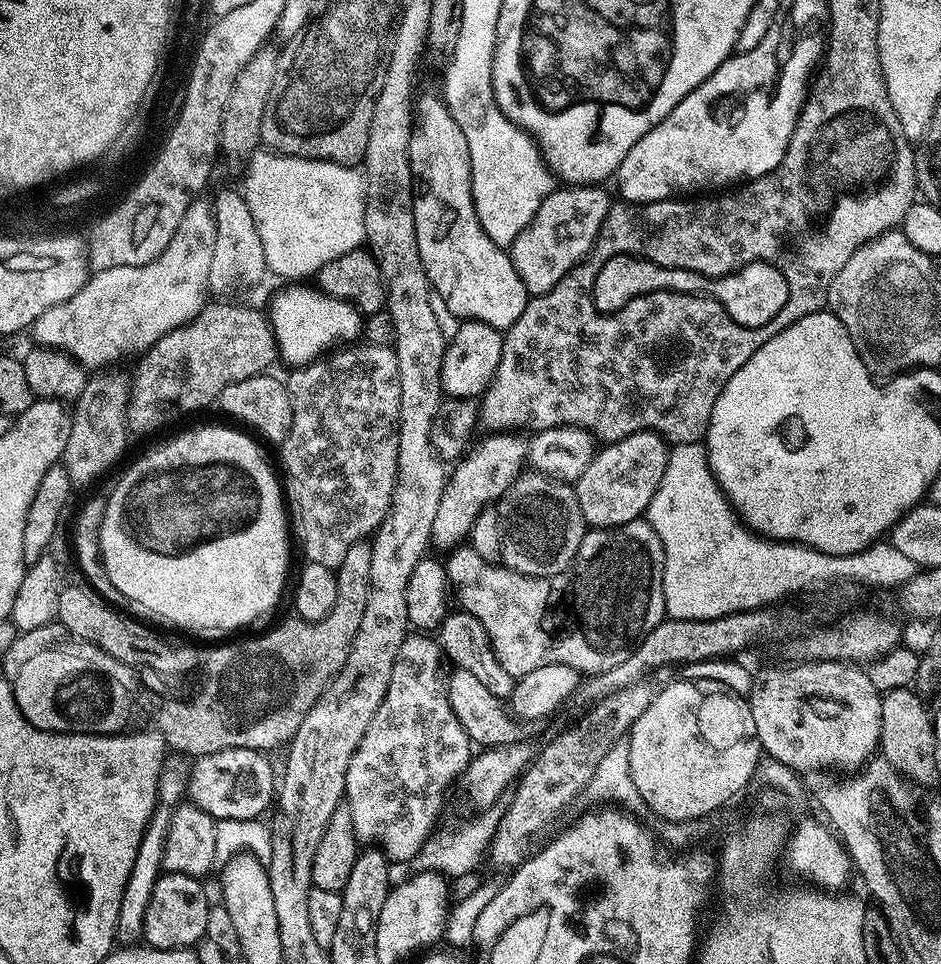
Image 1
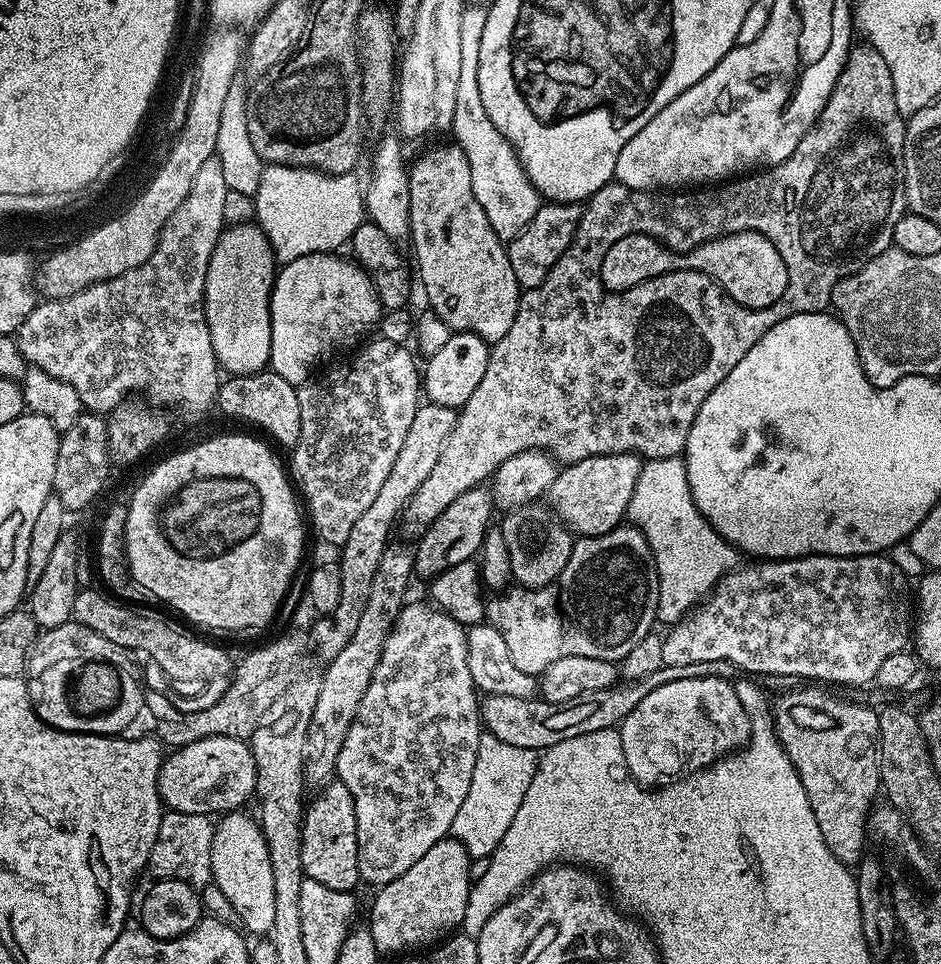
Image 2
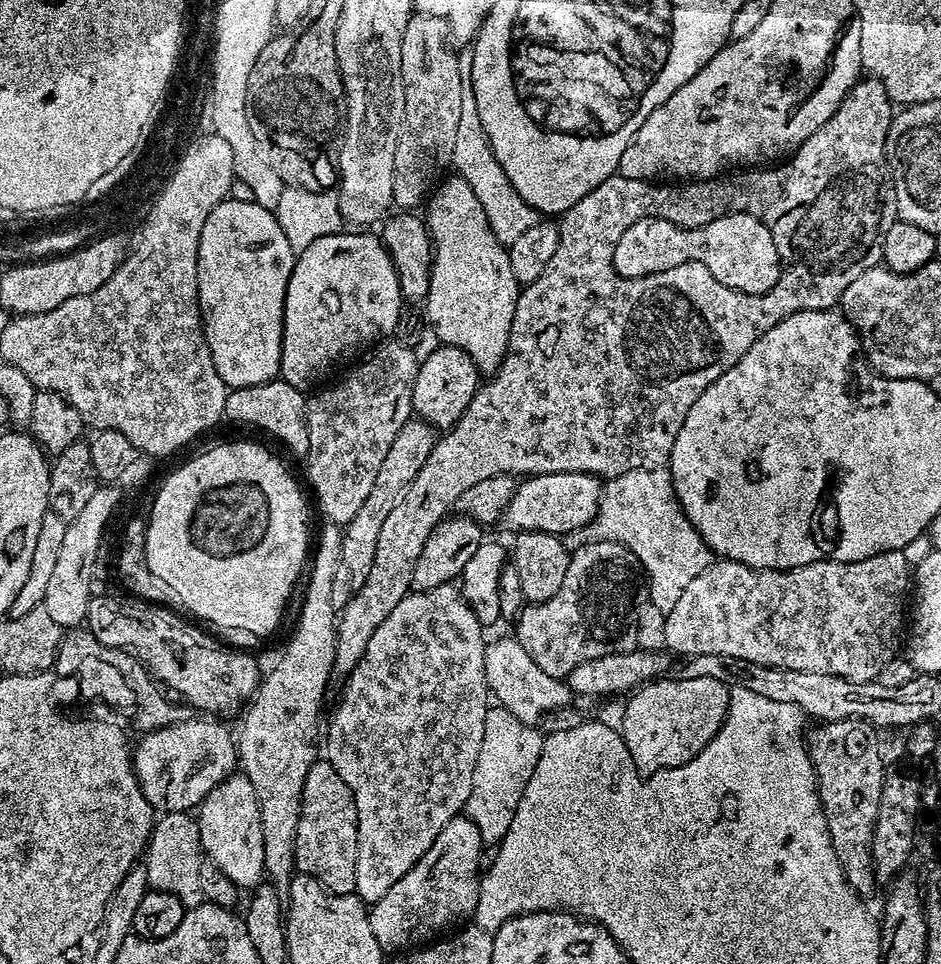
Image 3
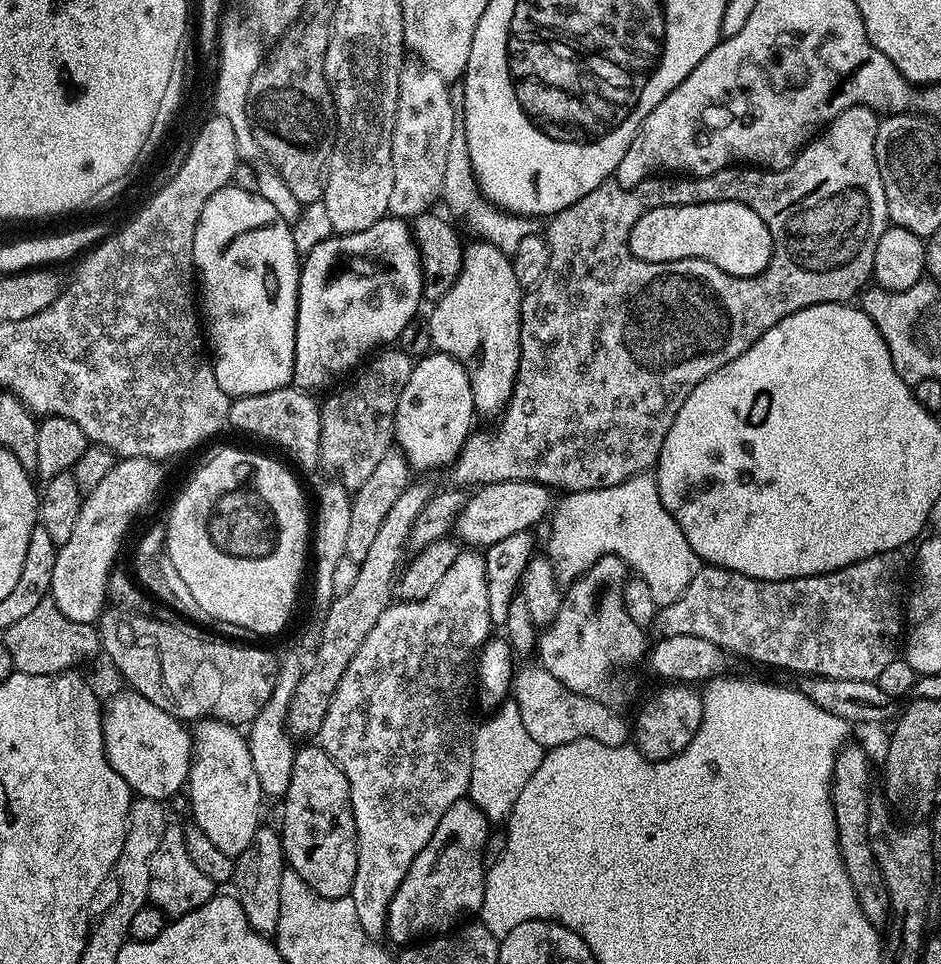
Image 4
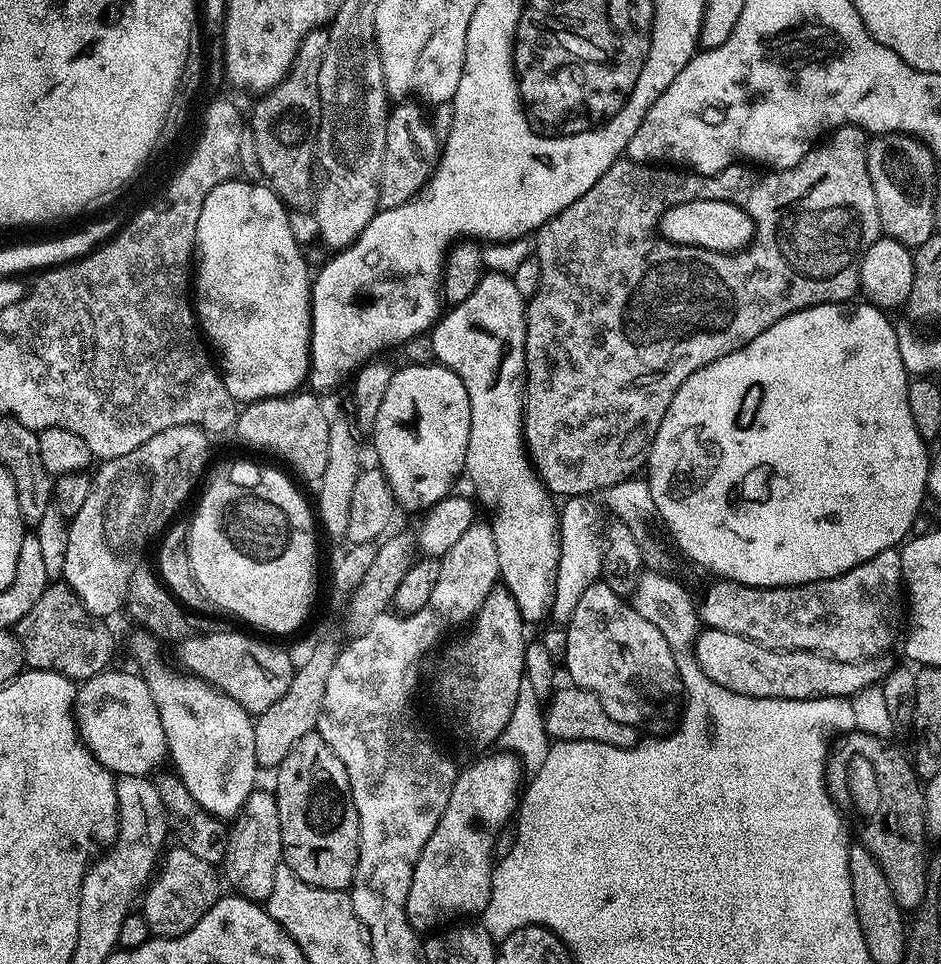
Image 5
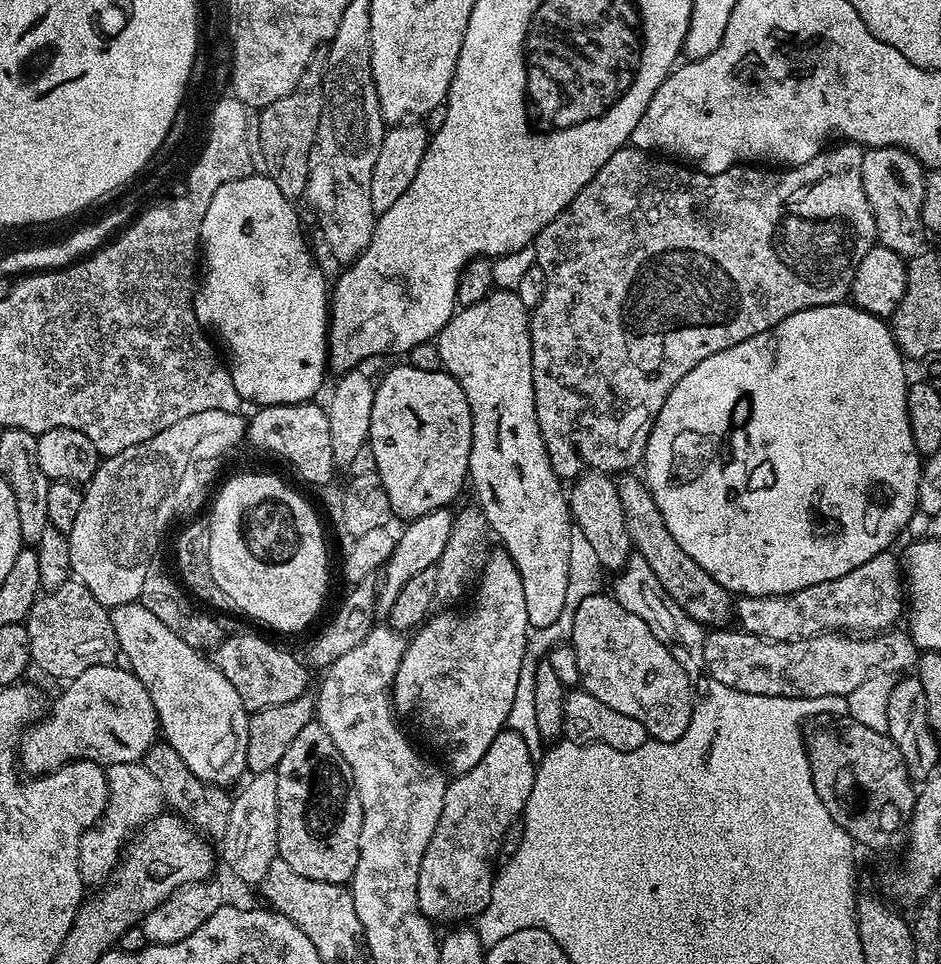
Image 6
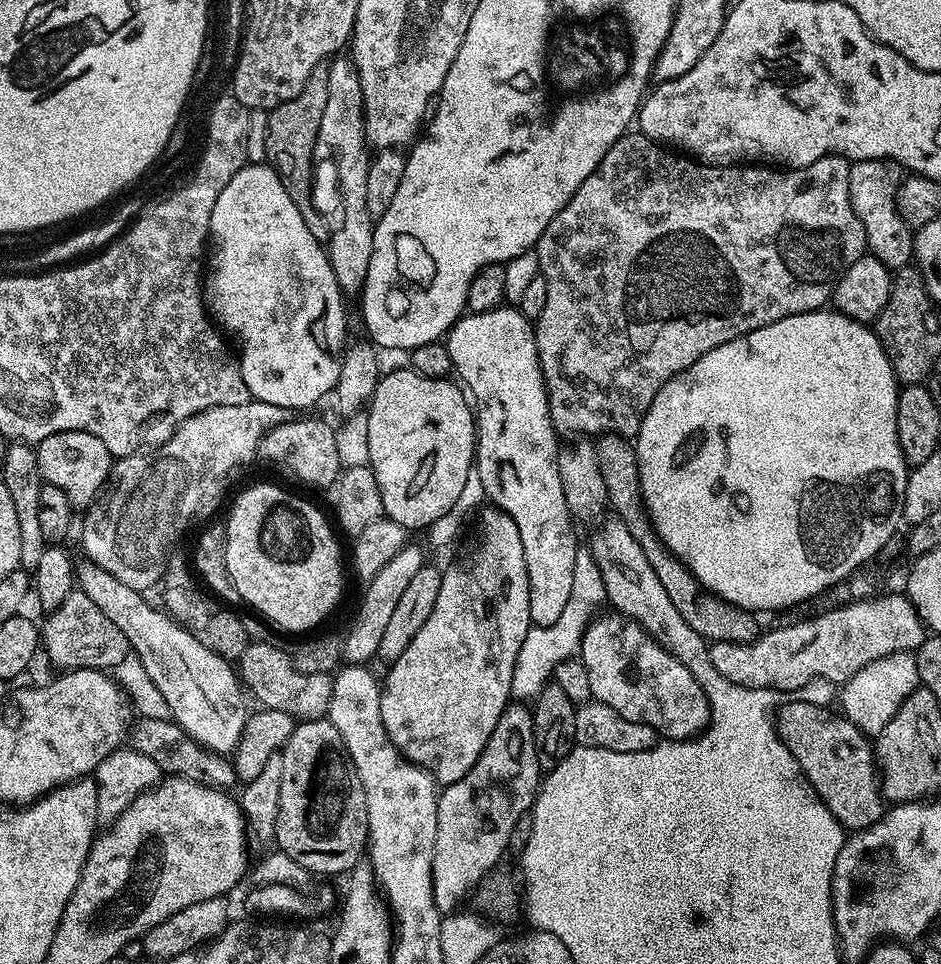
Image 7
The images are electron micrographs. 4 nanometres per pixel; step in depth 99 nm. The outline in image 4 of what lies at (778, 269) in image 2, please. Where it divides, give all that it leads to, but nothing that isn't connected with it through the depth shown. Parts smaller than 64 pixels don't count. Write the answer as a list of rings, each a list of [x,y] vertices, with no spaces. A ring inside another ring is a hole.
[[[742,202],[663,204],[651,208],[630,230],[628,249],[634,258],[651,264],[675,260],[708,260],[731,276],[757,276],[772,261],[772,235]]]

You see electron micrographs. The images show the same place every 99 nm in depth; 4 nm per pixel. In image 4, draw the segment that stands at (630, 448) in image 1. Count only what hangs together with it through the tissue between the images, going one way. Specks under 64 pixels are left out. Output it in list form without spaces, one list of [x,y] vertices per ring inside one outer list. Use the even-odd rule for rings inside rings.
[[[503,480],[497,484],[485,484],[473,492],[476,493],[467,499],[464,509],[458,514],[454,532],[465,545],[476,550],[487,550],[492,544],[502,542],[502,538],[510,538],[510,534],[532,530],[554,508],[550,489],[532,480]]]

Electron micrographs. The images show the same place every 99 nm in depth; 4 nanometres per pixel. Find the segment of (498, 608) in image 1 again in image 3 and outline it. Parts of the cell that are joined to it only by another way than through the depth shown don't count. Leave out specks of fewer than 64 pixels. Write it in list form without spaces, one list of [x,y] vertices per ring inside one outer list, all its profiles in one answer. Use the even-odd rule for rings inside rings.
[[[595,538],[587,541],[589,544],[584,544],[580,549],[573,551],[568,557],[568,565],[566,566],[566,574],[562,578],[562,586],[558,586],[558,594],[554,594],[554,598],[550,598],[541,604],[528,604],[527,607],[521,611],[520,615],[514,621],[514,638],[522,646],[522,650],[526,650],[526,654],[530,654],[530,658],[534,658],[534,663],[542,670],[546,670],[546,674],[551,676],[559,676],[566,678],[570,674],[570,670],[574,670],[574,666],[578,666],[587,660],[594,658],[602,658],[606,653],[613,651],[617,647],[616,644],[620,640],[620,635],[624,632],[624,619],[629,619],[630,609],[633,607],[633,597],[628,597],[628,592],[632,592],[636,588],[636,572],[638,576],[638,565],[636,563],[636,556],[626,546],[622,546],[618,542],[610,542],[609,540],[597,540]]]

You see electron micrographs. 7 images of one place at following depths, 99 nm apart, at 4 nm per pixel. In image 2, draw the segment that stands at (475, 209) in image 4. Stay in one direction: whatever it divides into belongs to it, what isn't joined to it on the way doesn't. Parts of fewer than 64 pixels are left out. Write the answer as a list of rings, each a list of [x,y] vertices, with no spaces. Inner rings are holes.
[[[465,7],[462,14],[462,74],[458,74],[458,99],[454,102],[454,118],[451,135],[466,154],[466,162],[472,164],[474,194],[480,197],[482,210],[488,211],[494,234],[502,238],[513,235],[514,230],[525,228],[538,214],[542,197],[540,191],[528,181],[526,170],[520,165],[515,150],[508,139],[490,122],[486,106],[482,106],[482,94],[478,94],[478,42],[488,17],[487,7]]]

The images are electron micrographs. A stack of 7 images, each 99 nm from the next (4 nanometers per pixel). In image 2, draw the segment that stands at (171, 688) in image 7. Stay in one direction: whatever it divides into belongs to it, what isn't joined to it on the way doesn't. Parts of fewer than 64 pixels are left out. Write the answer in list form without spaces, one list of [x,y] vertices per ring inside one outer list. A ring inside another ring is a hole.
[[[237,810],[223,813],[219,817],[212,833],[212,849],[210,850],[210,866],[212,867],[212,883],[226,894],[230,906],[238,914],[240,924],[245,933],[253,932],[260,936],[271,933],[274,926],[274,870],[270,866],[270,850],[266,846],[264,829],[260,827],[255,819],[247,816],[247,811]]]

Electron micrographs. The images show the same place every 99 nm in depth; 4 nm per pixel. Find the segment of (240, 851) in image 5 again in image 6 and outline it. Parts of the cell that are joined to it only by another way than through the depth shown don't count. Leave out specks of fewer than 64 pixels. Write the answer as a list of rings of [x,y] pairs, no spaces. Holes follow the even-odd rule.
[[[271,771],[265,772],[262,778],[249,781],[237,796],[231,797],[228,816],[226,812],[228,829],[224,832],[224,864],[242,883],[260,886],[266,878],[266,870],[278,859],[278,778],[275,771]]]

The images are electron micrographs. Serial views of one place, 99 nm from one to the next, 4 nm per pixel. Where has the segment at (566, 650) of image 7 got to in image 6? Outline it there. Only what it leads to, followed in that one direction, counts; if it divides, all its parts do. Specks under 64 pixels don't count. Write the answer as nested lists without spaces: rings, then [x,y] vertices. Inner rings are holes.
[[[573,531],[572,541],[570,542],[566,606],[562,606],[562,614],[558,614],[558,618],[554,618],[554,622],[550,622],[550,626],[535,629],[529,635],[528,649],[522,658],[522,670],[518,674],[518,687],[514,694],[514,706],[510,706],[510,714],[508,715],[507,727],[513,732],[522,734],[522,738],[526,742],[526,746],[533,758],[539,757],[542,752],[542,741],[538,734],[538,721],[534,715],[534,678],[536,677],[536,668],[552,649],[565,643],[571,637],[574,630],[574,614],[578,610],[578,606],[582,606],[582,602],[586,597],[595,596],[601,591],[600,575],[602,575],[602,569],[598,558],[594,554],[594,546],[590,546],[590,542],[586,542],[586,538],[580,531]]]

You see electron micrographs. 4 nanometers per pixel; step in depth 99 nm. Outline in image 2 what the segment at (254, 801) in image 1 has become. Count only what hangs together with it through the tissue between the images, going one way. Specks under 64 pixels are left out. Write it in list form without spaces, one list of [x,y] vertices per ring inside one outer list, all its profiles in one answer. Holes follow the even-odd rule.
[[[211,736],[198,738],[198,742],[190,742],[182,747],[169,751],[160,765],[160,776],[157,778],[161,801],[173,812],[186,814],[202,814],[211,817],[212,812],[223,814],[234,812],[245,807],[247,800],[256,795],[256,763],[252,757],[252,749],[238,736]]]

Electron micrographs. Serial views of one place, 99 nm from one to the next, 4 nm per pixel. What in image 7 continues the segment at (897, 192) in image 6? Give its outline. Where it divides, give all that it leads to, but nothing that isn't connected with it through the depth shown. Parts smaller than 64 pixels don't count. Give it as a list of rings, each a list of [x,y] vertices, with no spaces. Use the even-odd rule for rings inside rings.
[[[858,160],[850,170],[850,202],[854,206],[854,214],[858,214],[866,230],[867,251],[890,270],[907,268],[914,260],[914,232],[896,205],[896,189],[901,179],[901,169],[891,160]]]

